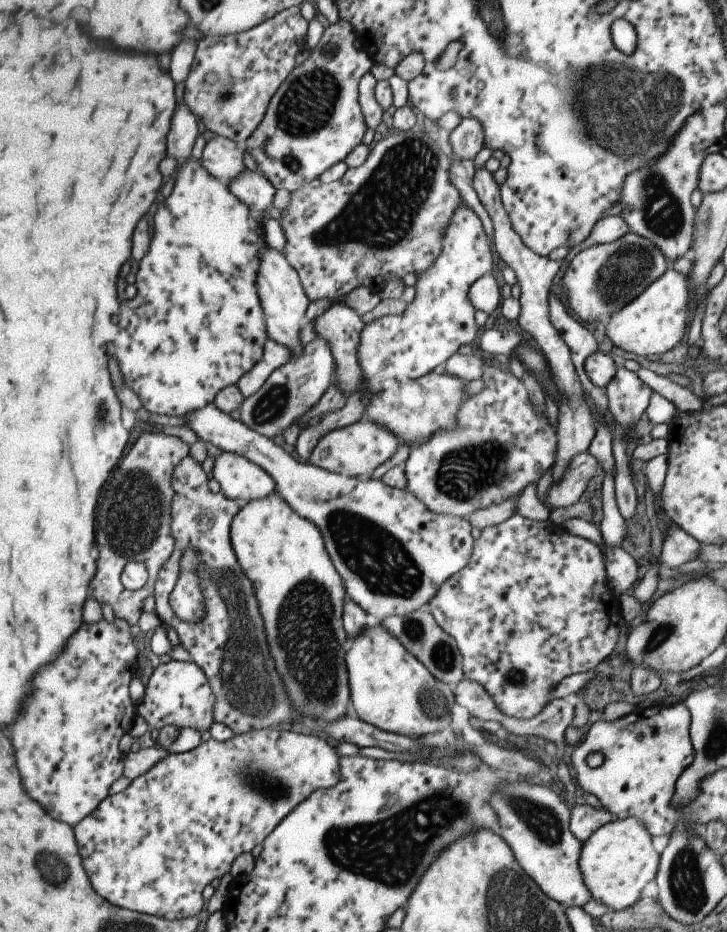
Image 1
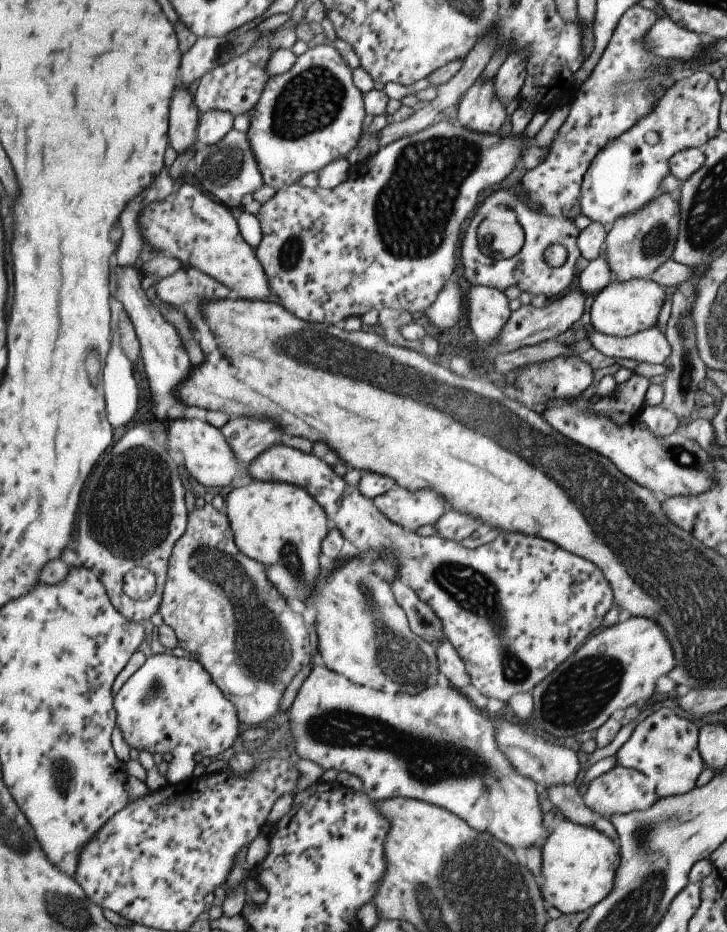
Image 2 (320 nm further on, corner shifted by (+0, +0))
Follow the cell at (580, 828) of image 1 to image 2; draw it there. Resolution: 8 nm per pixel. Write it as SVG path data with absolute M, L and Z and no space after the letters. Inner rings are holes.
M619 765L597 776L586 787L587 790L582 795L583 802L587 805L587 808L603 818L615 813L624 815L631 811L644 811L659 799L652 778L637 769L626 769Z

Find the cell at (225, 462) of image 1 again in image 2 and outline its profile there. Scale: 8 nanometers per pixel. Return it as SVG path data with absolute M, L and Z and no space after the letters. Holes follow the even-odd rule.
M192 418L170 420L165 424L164 432L167 446L179 450L183 456L185 477L193 478L198 482L198 486L223 486L230 483L237 485L249 479L246 471L238 470L239 464L224 441L221 431L206 421Z

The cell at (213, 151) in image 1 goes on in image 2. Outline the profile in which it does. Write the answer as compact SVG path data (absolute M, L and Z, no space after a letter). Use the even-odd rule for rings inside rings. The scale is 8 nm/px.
M219 109L206 110L198 118L196 142L210 145L221 140L232 129L232 114Z

